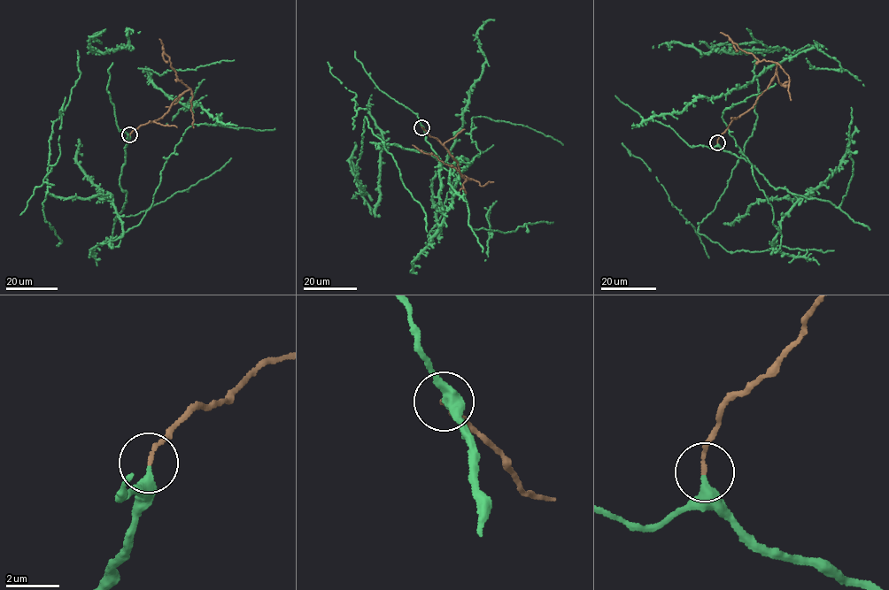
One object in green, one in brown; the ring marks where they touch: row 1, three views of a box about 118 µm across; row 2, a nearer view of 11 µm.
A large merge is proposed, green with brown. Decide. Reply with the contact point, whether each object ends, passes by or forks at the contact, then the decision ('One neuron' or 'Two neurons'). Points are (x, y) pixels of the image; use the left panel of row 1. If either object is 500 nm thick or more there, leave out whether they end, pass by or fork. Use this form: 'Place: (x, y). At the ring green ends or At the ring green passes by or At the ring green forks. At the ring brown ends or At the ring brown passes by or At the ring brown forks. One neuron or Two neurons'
Place: (129, 134). At the ring green ends. At the ring brown ends. Two neurons

